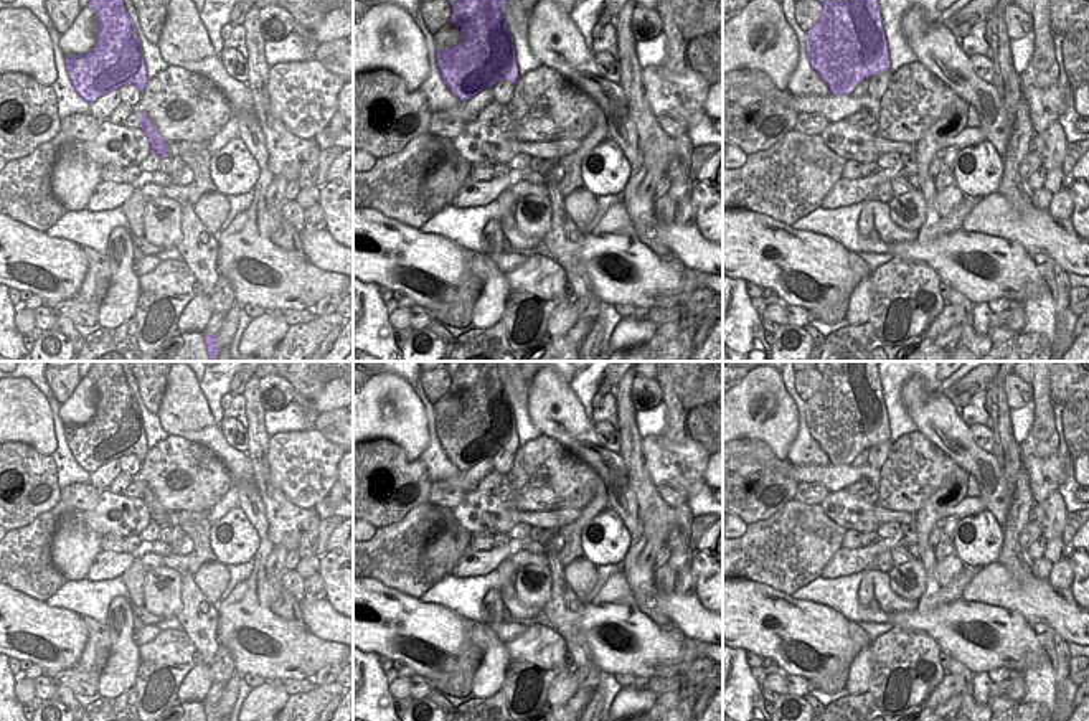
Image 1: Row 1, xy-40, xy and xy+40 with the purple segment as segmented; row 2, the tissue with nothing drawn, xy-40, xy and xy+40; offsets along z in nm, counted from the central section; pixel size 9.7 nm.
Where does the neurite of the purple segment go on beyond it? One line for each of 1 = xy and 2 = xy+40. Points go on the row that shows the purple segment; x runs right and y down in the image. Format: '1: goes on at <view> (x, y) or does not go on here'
1: does not go on here
2: does not go on here

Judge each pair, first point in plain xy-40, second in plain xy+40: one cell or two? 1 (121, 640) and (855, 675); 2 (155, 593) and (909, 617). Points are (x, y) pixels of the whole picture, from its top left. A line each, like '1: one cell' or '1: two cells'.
1: one cell
2: two cells

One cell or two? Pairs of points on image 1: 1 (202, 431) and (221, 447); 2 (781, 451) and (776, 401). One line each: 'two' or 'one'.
1: one
2: one

